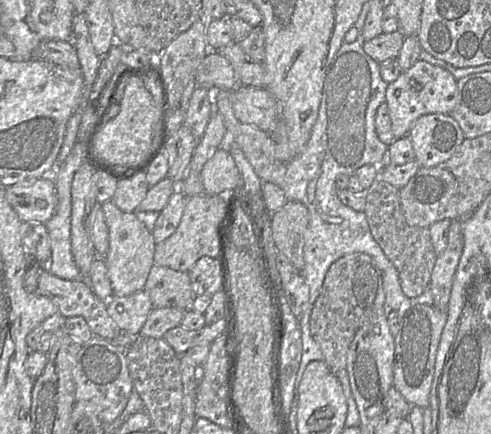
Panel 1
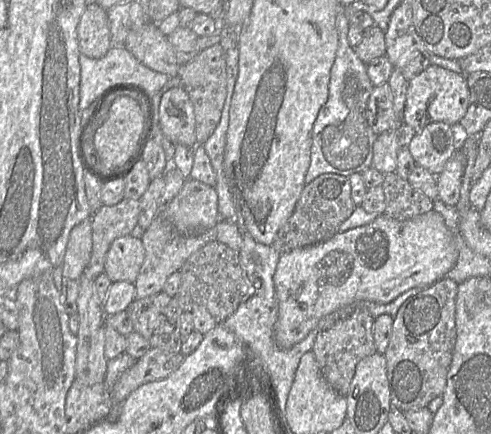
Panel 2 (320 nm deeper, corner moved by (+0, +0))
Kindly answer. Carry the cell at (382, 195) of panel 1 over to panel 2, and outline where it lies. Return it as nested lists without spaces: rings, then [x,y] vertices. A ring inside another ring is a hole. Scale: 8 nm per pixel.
[[[396,172],[384,174],[382,187],[385,195],[383,214],[405,221],[434,209],[434,201]]]

